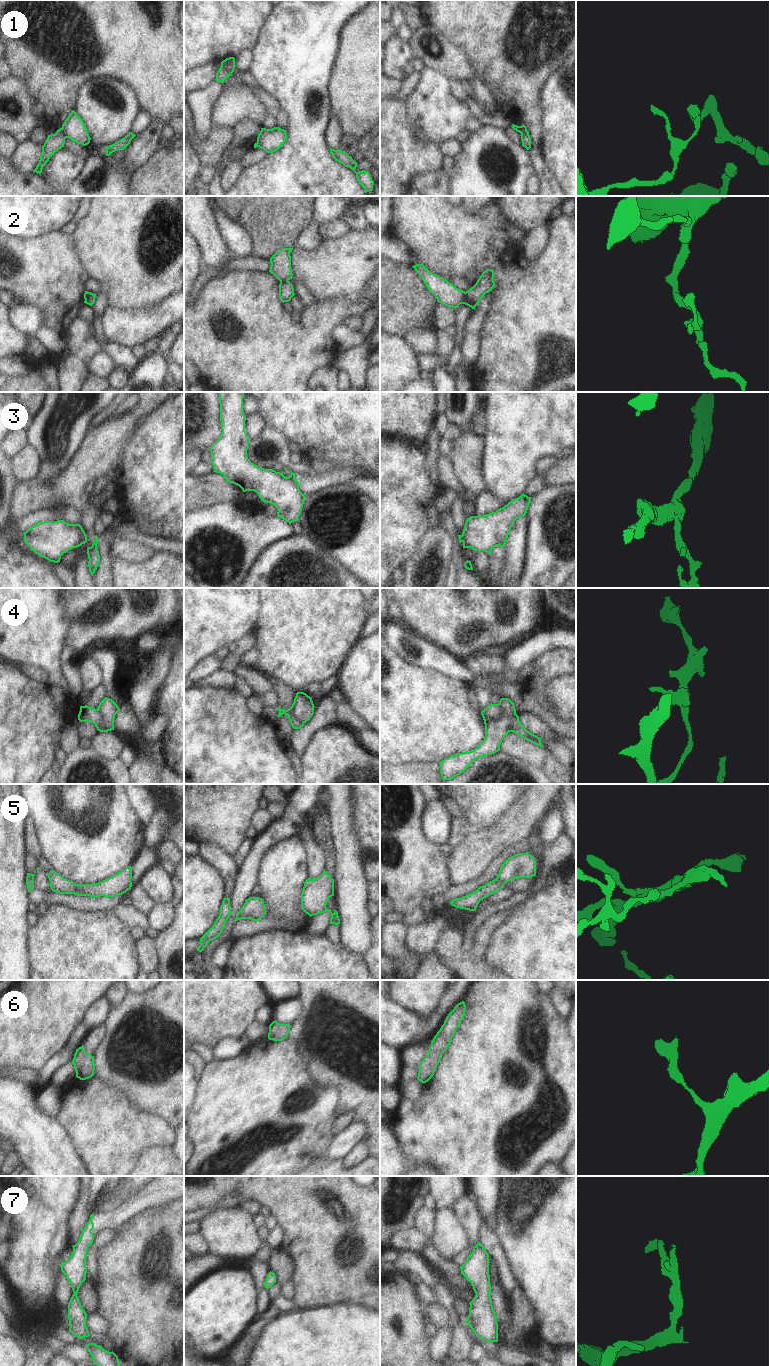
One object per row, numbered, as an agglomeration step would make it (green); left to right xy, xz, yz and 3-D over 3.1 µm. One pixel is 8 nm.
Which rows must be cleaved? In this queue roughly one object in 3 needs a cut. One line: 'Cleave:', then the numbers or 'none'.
Cleave: 1, 2, 3, 4

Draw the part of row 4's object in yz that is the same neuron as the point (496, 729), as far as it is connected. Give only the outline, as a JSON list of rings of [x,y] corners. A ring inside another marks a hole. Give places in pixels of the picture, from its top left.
[[[501,698],[498,705],[502,709],[502,715],[484,722],[485,738],[474,750],[454,754],[439,763],[443,781],[462,774],[476,759],[500,751],[502,740],[511,732],[510,716],[516,714],[516,709],[508,698]]]

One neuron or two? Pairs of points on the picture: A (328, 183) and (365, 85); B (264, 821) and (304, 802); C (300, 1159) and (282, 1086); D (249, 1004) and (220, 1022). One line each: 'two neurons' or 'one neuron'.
A: two neurons
B: two neurons
C: one neuron
D: one neuron

